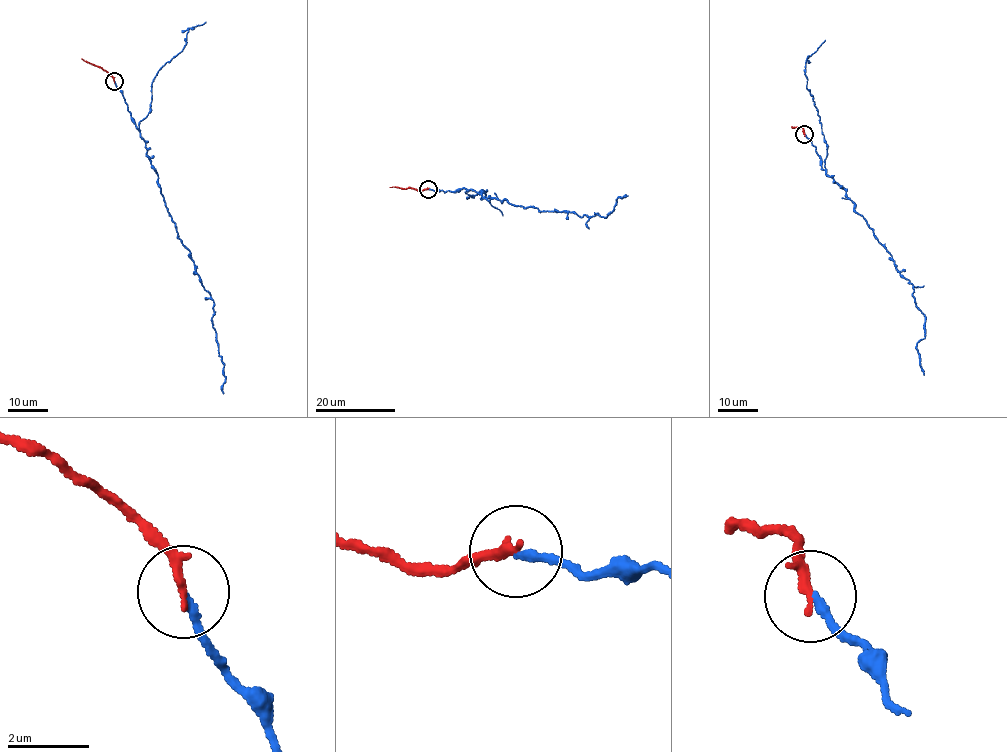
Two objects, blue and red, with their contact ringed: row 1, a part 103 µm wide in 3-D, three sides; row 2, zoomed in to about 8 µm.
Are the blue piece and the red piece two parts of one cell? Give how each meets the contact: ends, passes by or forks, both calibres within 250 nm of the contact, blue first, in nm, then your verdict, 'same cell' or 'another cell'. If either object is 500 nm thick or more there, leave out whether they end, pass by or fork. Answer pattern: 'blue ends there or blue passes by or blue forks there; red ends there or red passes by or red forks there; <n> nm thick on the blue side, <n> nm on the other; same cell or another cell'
blue ends there; red ends there; 180 nm thick on the blue side, 240 nm on the other; same cell

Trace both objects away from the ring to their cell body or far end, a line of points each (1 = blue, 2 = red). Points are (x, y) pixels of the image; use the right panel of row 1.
1: (805, 134), (822, 169), (846, 190), (897, 271), (913, 285), (924, 317), (924, 337), (916, 347), (923, 375)
2: (805, 134), (802, 128), (791, 126)

